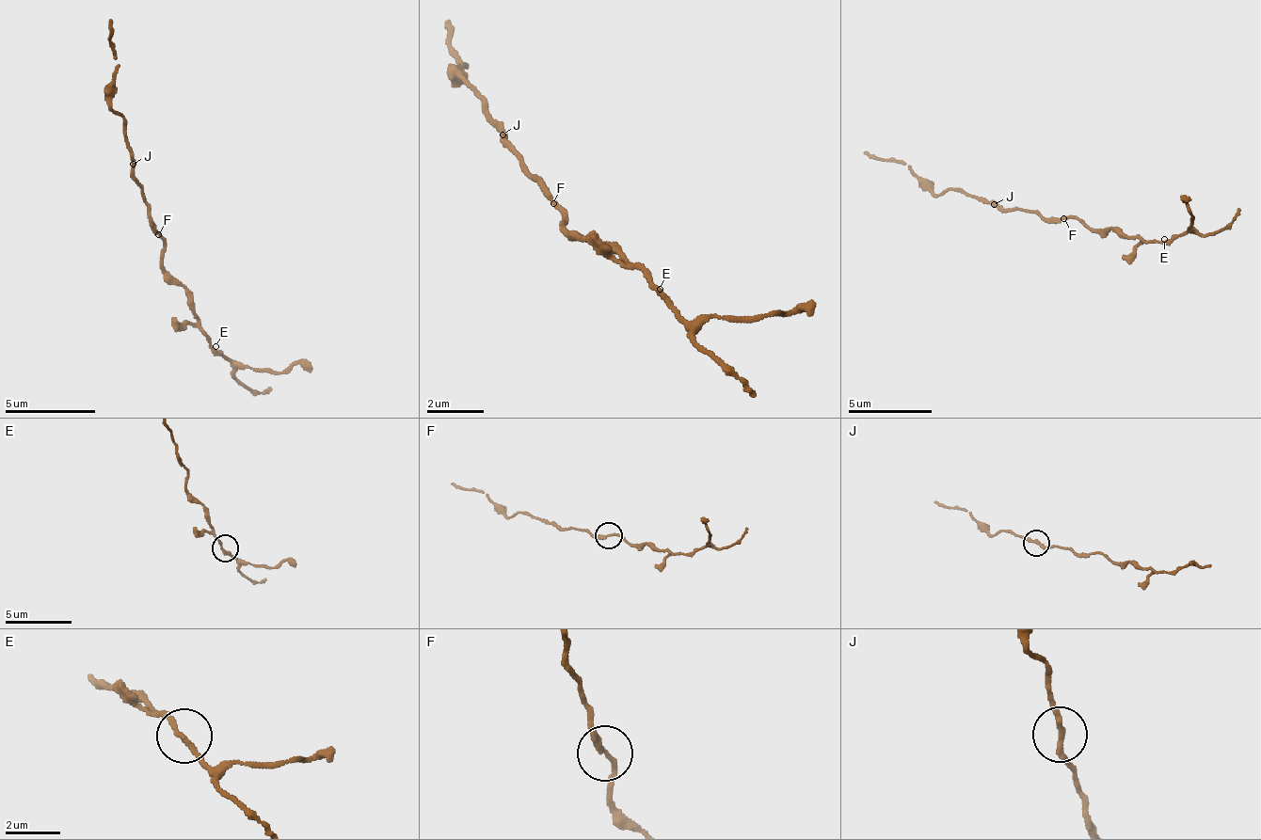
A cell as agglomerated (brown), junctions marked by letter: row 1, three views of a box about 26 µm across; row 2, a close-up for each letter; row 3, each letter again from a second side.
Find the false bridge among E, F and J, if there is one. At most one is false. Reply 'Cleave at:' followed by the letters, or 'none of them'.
Cleave at: none of them

